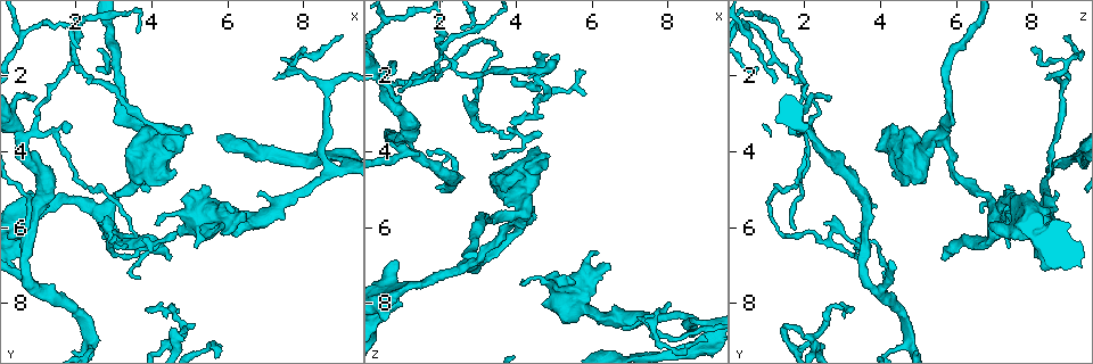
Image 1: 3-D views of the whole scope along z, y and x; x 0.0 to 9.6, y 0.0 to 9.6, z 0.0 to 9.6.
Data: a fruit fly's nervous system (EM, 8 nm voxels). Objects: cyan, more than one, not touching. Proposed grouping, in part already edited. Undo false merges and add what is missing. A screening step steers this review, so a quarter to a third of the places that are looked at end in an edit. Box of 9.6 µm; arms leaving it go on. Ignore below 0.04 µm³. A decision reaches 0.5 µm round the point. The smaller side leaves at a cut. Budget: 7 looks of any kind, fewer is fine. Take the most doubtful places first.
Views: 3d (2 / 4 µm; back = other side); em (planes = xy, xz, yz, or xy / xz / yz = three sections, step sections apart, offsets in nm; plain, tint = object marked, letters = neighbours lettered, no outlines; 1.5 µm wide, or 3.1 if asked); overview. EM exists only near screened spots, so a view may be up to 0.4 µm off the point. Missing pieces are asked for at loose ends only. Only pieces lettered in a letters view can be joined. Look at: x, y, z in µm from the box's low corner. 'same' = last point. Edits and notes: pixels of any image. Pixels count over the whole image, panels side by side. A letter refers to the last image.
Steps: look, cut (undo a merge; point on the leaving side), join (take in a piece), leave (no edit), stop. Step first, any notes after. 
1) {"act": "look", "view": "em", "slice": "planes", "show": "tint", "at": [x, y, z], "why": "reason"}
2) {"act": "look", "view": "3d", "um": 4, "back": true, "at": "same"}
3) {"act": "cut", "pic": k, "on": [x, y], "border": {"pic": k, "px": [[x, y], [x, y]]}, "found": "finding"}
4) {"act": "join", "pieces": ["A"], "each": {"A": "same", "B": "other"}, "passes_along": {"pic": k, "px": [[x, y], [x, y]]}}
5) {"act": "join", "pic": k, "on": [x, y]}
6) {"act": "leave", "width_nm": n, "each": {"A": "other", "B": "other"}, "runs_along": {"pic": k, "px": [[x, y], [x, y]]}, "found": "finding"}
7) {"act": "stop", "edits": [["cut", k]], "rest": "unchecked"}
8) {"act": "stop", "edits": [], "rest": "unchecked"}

{"act": "look", "view": "3d", "um": 2, "at": [0.60, 3.55, 2.20], "why": "four arms meet"}

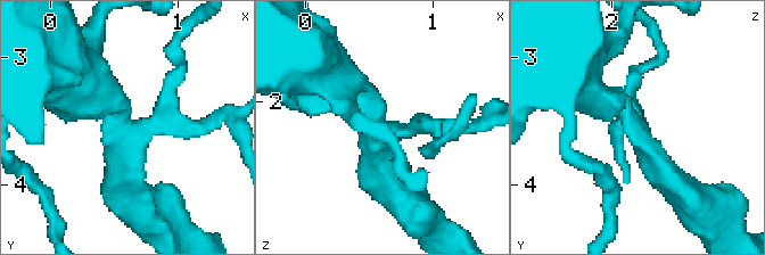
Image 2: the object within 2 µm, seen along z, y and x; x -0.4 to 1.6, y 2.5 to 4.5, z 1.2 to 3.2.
{"act": "look", "view": "em", "slice": "yz", "step": 8, "show": "letters", "at": [0.60, 3.58, 2.22], "arms": 4}

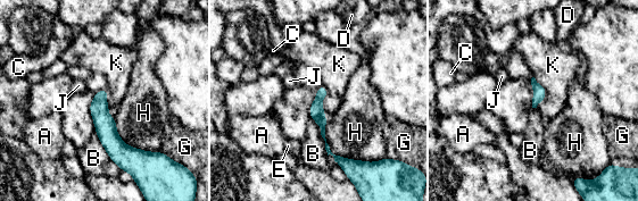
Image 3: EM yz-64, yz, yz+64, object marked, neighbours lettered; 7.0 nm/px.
{"act": "look", "view": "em", "slice": "planes", "show": "letters", "at": "same"}

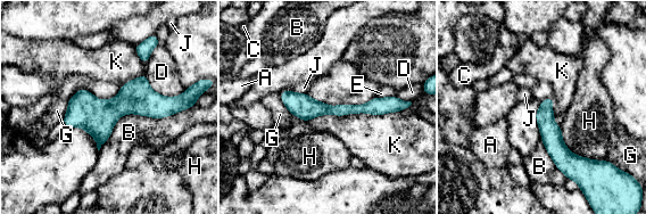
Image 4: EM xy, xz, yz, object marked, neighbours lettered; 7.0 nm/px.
{"act": "leave", "each": {"A": "other", "B": "other", "C": "other", "D": "other", "E": "other", "G": "other", "H": "other", "J": "other", "K": "other"}, "runs_along": {"pic": 4, "px": [[159, 104], [122, 104], [66, 122]]}, "found": "continuous, no second neuron"}

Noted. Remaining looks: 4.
{"act": "look", "view": "3d", "um": 2, "at": [4.65, 6.20, 3.50], "why": "tapers out"}

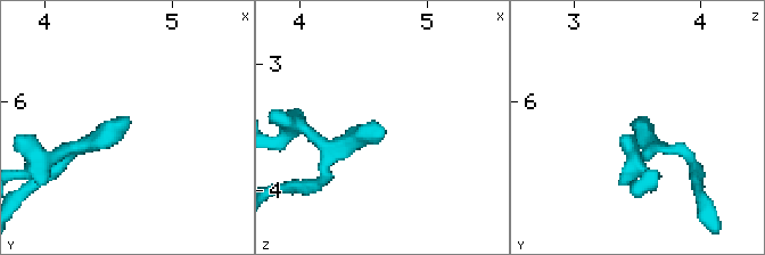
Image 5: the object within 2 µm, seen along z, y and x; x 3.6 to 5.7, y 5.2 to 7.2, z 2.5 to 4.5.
{"act": "look", "view": "em", "slice": "planes", "show": "plain", "at": [4.70, 6.18, 3.54], "why": "now the EM"}

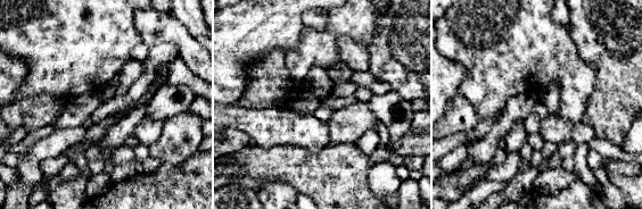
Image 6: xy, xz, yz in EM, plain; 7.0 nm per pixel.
{"act": "look", "view": "em", "slice": "planes", "show": "letters", "at": "same"}

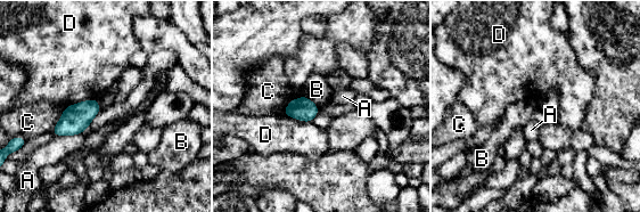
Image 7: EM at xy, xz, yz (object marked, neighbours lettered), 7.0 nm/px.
{"act": "leave", "width_nm": 160, "each": {"A": "other", "B": "other", "C": "other", "D": "other"}, "border": {"pic": 7, "px": [[303, 95], [317, 106]]}, "found": "no lettered piece goes on from it"}

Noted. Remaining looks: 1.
{"act": "stop", "edits": [], "rest": "unchecked"}

